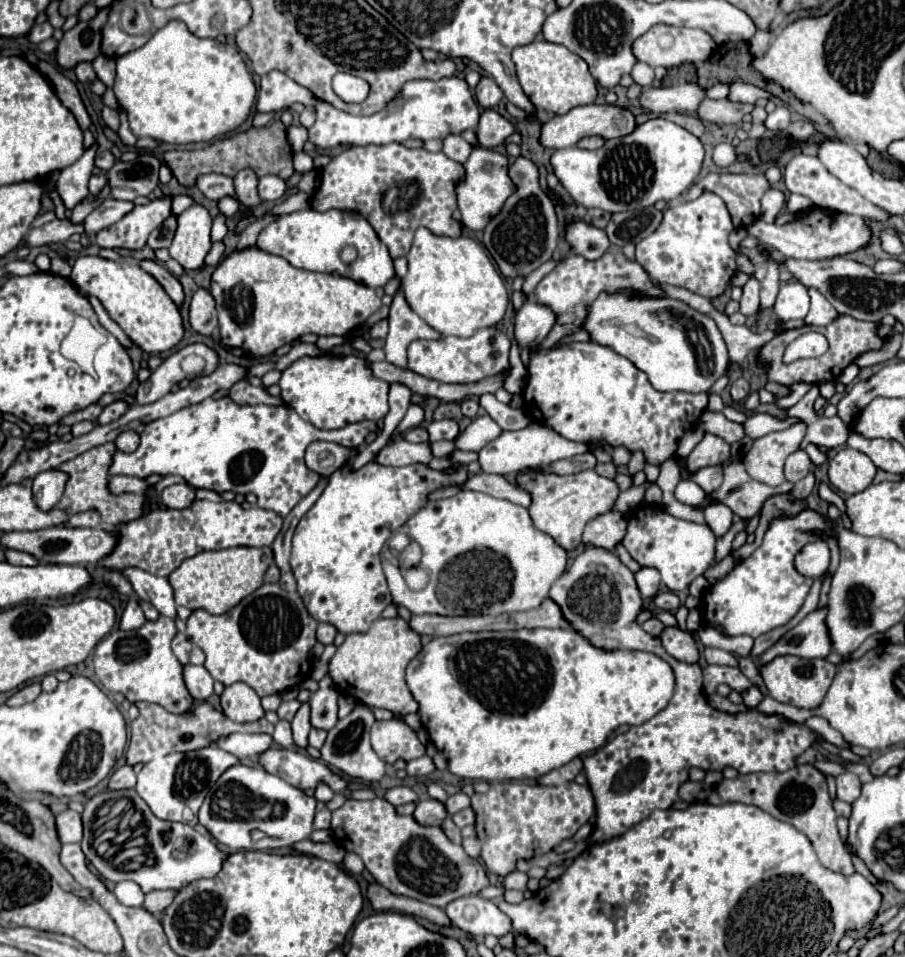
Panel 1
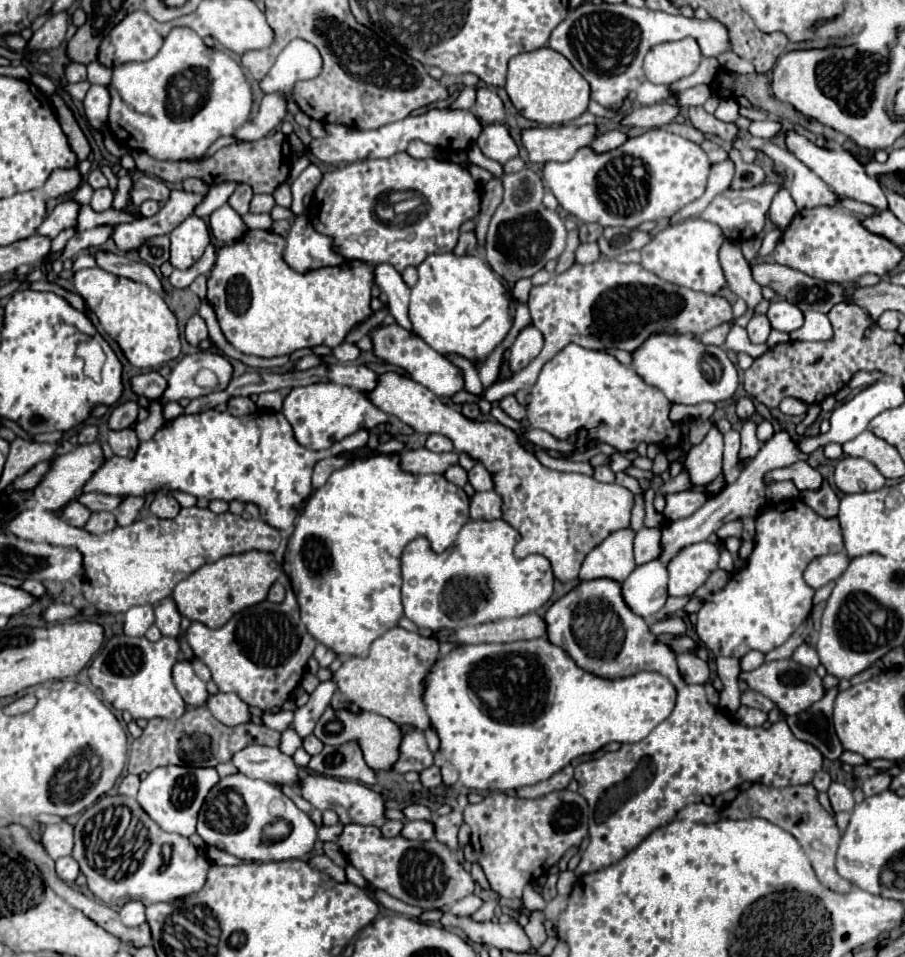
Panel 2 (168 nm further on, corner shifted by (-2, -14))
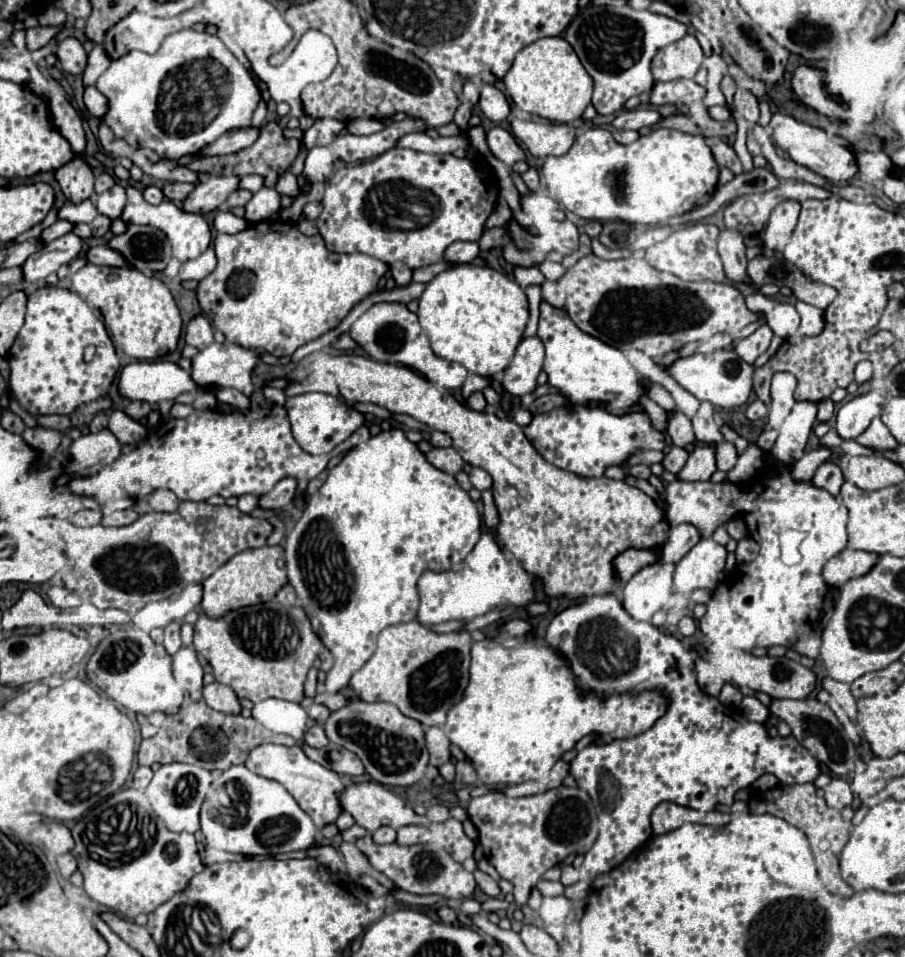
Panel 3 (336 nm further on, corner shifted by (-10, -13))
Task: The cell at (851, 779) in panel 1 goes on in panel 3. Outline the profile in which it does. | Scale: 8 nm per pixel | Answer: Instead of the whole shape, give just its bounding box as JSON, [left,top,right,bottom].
[824,777,854,809]

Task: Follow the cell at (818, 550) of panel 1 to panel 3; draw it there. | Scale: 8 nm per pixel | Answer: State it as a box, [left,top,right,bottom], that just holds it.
[824,549,880,587]

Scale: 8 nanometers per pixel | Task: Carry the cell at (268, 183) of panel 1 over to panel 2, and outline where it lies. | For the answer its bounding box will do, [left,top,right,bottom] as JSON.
[250,194,276,214]

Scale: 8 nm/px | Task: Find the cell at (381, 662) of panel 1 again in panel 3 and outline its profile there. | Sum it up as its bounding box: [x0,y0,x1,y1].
[350,621,472,725]

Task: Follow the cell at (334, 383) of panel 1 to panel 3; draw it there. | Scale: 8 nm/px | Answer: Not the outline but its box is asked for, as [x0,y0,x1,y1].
[286,393,364,455]

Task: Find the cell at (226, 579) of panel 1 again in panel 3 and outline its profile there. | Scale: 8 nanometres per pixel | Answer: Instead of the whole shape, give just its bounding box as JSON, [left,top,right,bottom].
[202,545,286,619]

